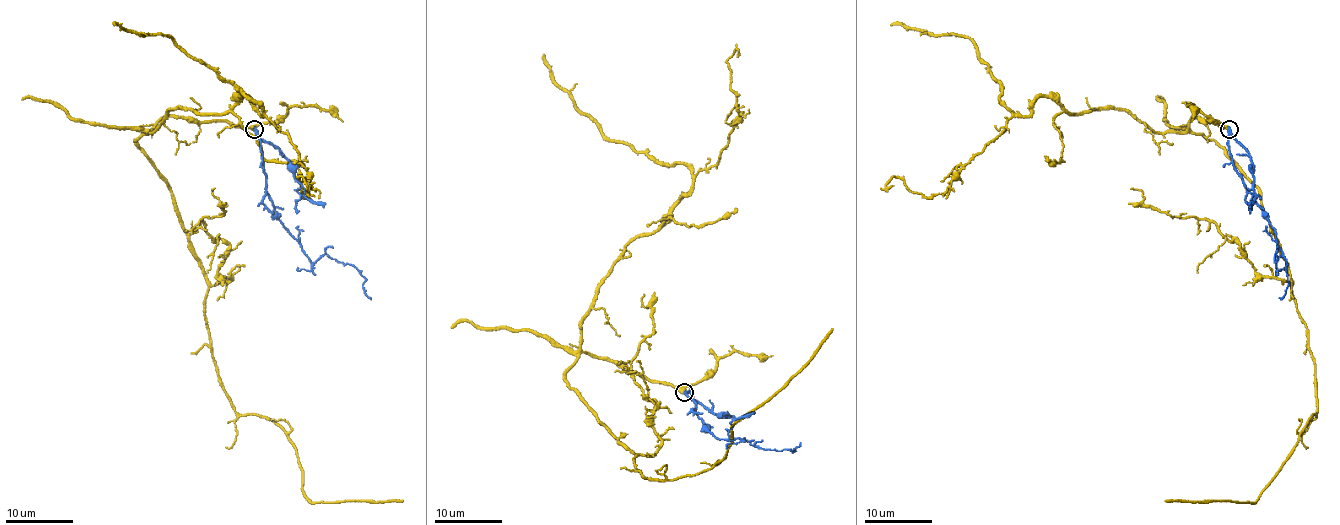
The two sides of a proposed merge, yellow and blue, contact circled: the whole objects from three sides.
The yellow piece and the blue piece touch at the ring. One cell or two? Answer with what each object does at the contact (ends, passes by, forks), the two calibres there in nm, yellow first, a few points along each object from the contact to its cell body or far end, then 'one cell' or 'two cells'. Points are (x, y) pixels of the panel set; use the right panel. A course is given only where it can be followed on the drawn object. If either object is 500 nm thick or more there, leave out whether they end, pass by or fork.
yellow passes by; blue passes by; calibres 360 and 260 nm; course yellow (1229, 129), (1195, 116), (1188, 127), (1218, 144), (1257, 188), (1306, 328), (1316, 414), (1254, 502), (1164, 500); course blue (1229, 129), (1227, 139), (1234, 170), (1274, 230), (1276, 263), (1283, 254), (1288, 264), (1286, 293), (1279, 298); one cell

